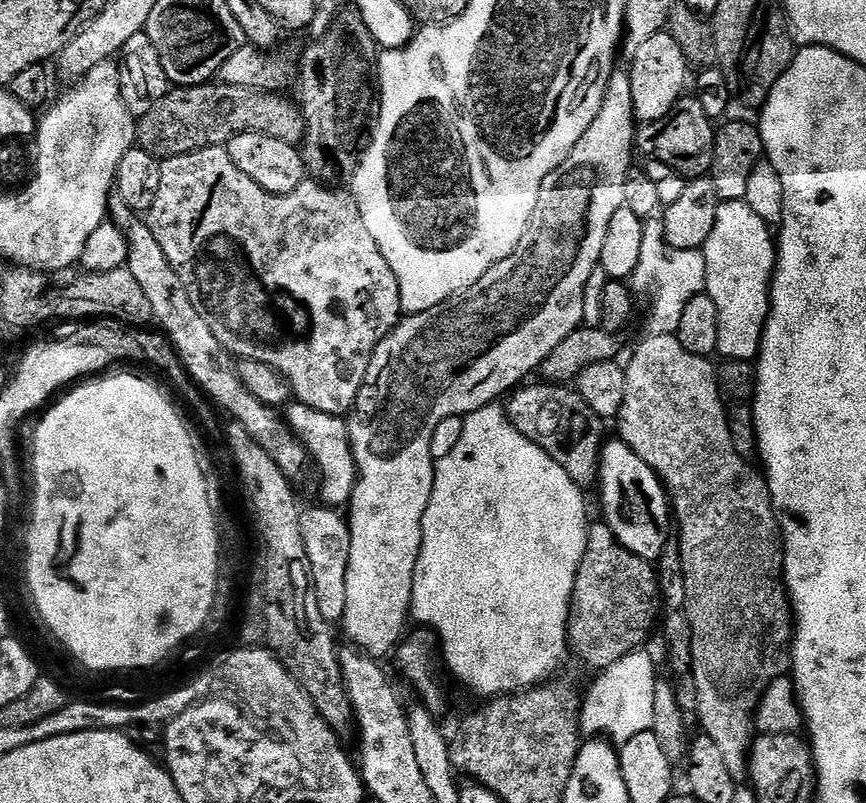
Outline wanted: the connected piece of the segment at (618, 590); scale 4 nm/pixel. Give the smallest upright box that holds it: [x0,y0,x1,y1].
[568,523,661,670]

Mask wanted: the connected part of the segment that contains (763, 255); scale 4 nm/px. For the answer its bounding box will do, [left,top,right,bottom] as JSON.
[702,199,778,361]

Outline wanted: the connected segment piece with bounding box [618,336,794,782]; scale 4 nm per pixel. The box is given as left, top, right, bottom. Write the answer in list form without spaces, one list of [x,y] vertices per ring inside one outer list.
[[[648,336],[645,341],[638,345],[632,361],[626,364],[626,402],[622,402],[622,410],[618,417],[620,424],[619,439],[623,440],[646,466],[656,471],[656,477],[664,485],[670,501],[674,520],[680,523],[680,561],[684,567],[686,578],[686,606],[684,611],[688,613],[688,627],[690,629],[690,684],[694,689],[694,708],[700,715],[700,724],[703,735],[708,736],[718,745],[720,752],[725,758],[726,767],[737,782],[748,780],[748,754],[752,751],[752,741],[758,725],[754,719],[756,709],[760,707],[760,700],[766,694],[766,690],[776,680],[788,676],[792,666],[792,642],[794,639],[794,613],[792,611],[792,598],[788,595],[788,584],[784,581],[784,537],[780,530],[780,517],[770,498],[767,479],[753,465],[747,464],[734,450],[734,438],[730,438],[730,426],[728,425],[729,409],[726,401],[720,394],[720,383],[716,377],[718,368],[707,356],[690,354],[686,346],[677,336]]]

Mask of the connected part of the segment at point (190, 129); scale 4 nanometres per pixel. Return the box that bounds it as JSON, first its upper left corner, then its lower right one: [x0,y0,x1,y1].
[136,82,306,158]

